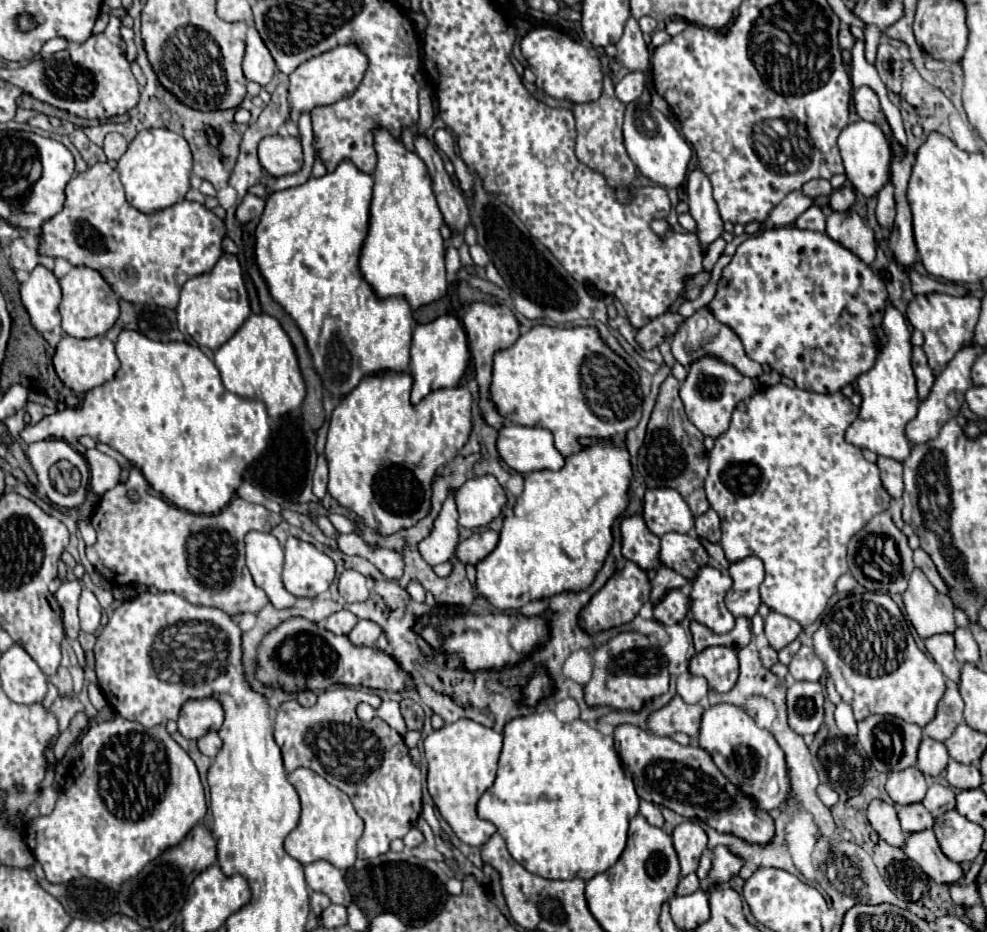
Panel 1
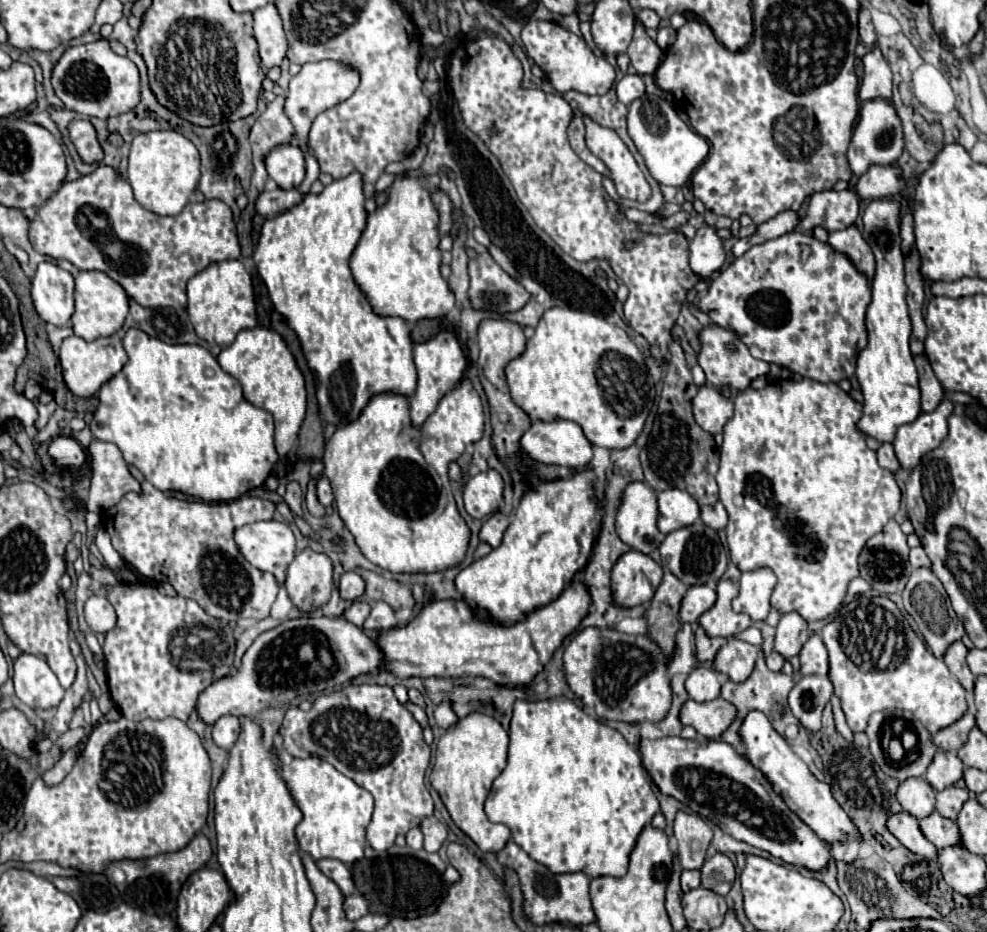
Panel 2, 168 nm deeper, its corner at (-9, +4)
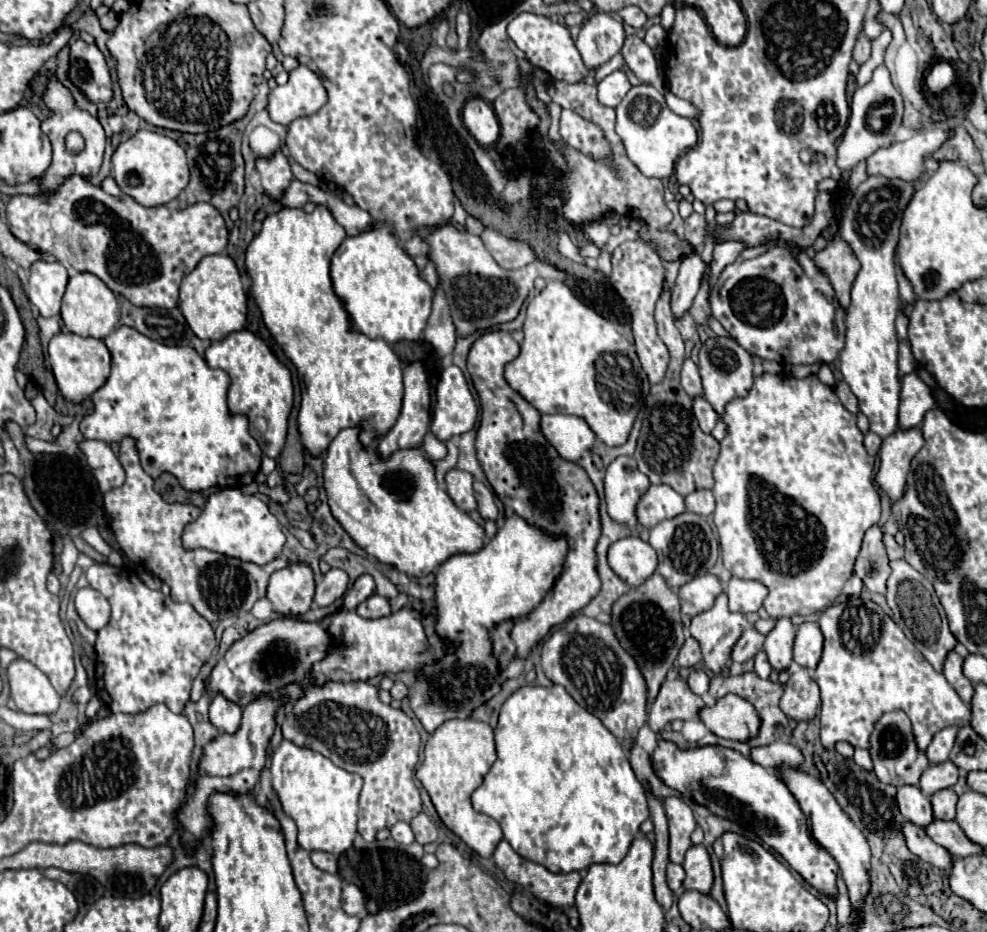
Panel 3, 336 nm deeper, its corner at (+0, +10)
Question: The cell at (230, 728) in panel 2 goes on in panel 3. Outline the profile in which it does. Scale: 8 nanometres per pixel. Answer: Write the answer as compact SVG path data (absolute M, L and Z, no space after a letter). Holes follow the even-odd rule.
M214 697L210 703L210 723L222 733L236 733L240 727L242 709L224 697Z

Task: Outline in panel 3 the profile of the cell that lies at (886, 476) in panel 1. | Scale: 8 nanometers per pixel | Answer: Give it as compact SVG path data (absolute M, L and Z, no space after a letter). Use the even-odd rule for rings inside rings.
M866 433L866 435L864 435L864 447L866 447L866 451L868 451L872 457L878 455L880 445L882 445L882 439L880 439L876 433Z

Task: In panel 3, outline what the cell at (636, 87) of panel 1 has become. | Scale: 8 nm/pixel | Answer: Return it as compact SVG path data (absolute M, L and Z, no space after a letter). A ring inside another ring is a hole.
M614 71L598 83L598 101L608 107L616 107L630 91L630 81L624 71Z

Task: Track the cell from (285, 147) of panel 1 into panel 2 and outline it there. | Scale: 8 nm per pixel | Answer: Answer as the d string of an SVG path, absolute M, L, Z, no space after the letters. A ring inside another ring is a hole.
M281 145L265 159L267 173L281 189L297 189L305 177L303 151L297 145Z

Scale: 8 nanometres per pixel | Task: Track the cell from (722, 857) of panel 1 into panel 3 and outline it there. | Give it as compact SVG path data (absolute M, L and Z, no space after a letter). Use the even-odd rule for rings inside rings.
M692 845L686 853L682 867L686 871L684 889L696 889L700 893L710 893L714 885L714 871L712 871L710 855L704 845Z

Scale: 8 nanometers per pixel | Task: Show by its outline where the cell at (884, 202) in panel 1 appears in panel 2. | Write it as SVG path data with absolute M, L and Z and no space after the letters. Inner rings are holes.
M879 47L863 57L865 65L865 75L861 81L859 89L859 99L875 99L875 97L885 97L891 99L891 69L889 63L883 59Z

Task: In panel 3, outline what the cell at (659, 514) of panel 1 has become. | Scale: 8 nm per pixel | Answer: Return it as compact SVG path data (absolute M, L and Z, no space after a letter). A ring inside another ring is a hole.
M650 485L636 507L638 523L646 529L658 525L664 519L674 519L684 511L684 497L676 493L670 485Z

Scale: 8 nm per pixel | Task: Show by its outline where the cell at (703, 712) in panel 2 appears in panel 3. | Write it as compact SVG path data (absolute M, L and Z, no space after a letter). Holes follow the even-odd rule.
M734 693L720 697L714 705L702 707L698 715L710 733L736 741L750 739L760 727L760 719L756 717L752 705Z

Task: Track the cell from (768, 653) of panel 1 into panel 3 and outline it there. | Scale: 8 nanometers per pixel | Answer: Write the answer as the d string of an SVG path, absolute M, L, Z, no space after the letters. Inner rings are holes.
M760 651L760 653L754 657L754 671L756 671L760 677L764 677L764 679L772 673L772 665L768 663L766 651Z

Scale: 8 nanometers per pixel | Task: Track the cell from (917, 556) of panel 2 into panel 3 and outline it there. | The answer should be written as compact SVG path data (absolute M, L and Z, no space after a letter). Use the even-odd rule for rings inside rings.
M884 533L884 543L886 543L890 559L904 559L904 547L898 545L890 533Z

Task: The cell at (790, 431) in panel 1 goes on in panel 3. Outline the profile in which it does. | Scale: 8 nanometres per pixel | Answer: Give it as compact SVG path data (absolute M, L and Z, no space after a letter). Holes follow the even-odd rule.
M764 373L760 377L754 377L754 385L748 391L746 397L732 399L726 405L726 411L720 417L726 425L726 437L720 441L720 453L714 465L714 497L716 497L716 511L714 511L714 523L720 537L720 549L724 567L740 579L756 579L768 587L768 597L764 601L764 609L770 617L792 617L792 615L812 615L816 611L822 611L832 605L832 601L840 595L844 581L852 575L852 567L856 561L856 555L862 545L862 537L868 527L878 523L880 519L880 495L874 487L874 459L864 449L864 435L856 427L856 415L850 413L838 399L832 387L824 385L816 375L808 375L806 379L794 379L786 373L770 375Z

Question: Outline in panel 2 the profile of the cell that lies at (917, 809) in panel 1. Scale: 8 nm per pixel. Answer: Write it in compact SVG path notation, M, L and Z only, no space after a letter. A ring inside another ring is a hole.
M933 811L929 817L919 821L923 835L937 845L939 849L943 847L953 847L953 845L961 845L961 833L957 831L957 823L951 819L941 817L937 811Z

